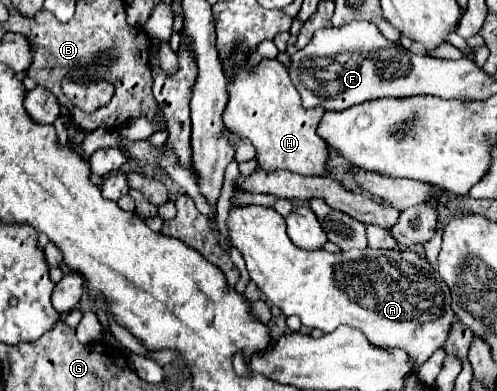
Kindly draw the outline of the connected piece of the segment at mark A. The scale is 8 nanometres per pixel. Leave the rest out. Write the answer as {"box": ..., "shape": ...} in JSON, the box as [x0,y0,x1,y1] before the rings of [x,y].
{"box":[227,205,455,367],"shape":[[[263,205],[231,207],[227,217],[227,233],[231,245],[241,253],[251,281],[263,291],[263,295],[273,305],[277,305],[283,311],[285,317],[297,315],[305,327],[321,329],[323,333],[331,333],[339,325],[355,327],[363,331],[365,337],[377,347],[405,349],[417,367],[423,365],[439,347],[445,345],[451,321],[455,319],[455,313],[451,309],[451,293],[449,287],[439,277],[439,273],[419,253],[409,249],[377,251],[369,247],[363,251],[351,249],[339,253],[307,251],[307,249],[321,249],[327,237],[315,213],[311,213],[311,209],[305,205],[295,205],[285,219],[275,209]]]}

